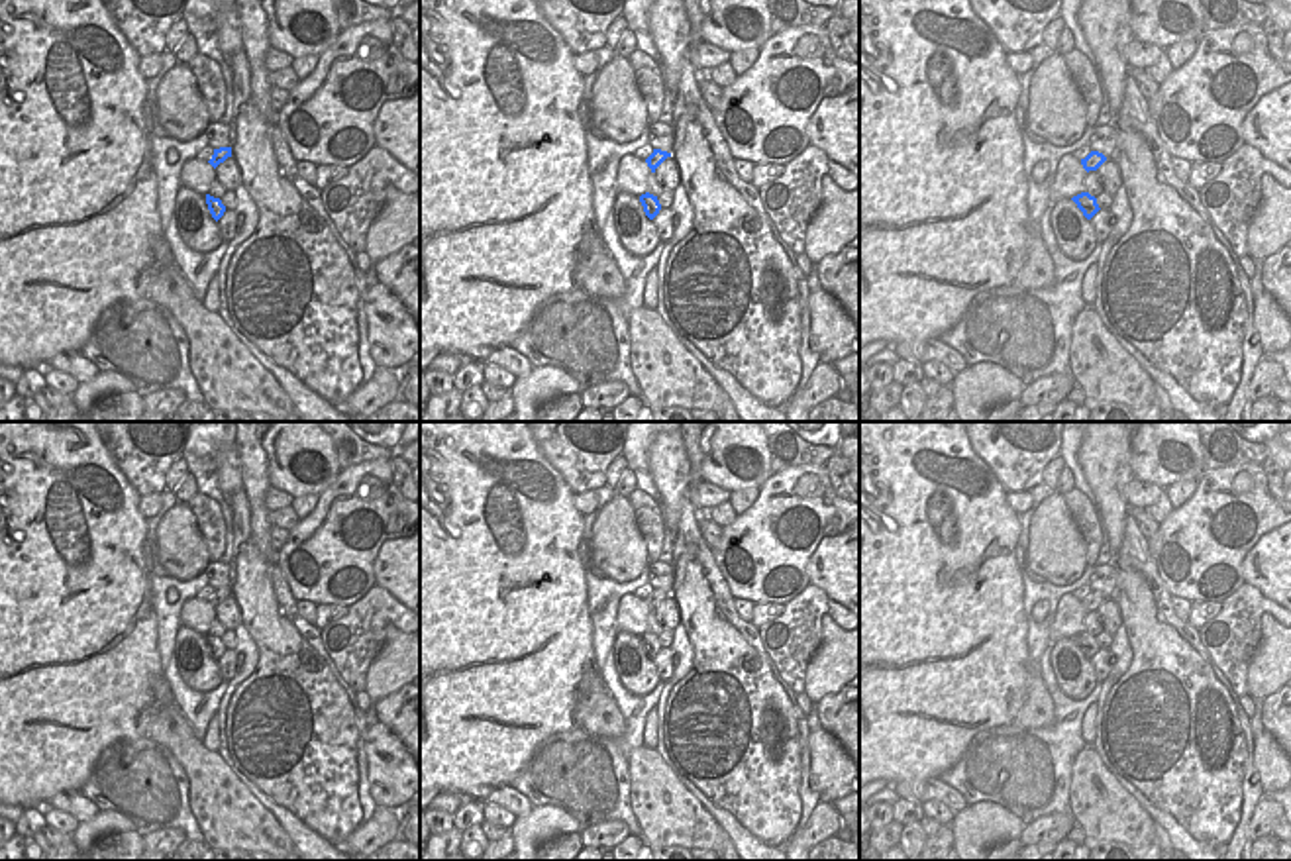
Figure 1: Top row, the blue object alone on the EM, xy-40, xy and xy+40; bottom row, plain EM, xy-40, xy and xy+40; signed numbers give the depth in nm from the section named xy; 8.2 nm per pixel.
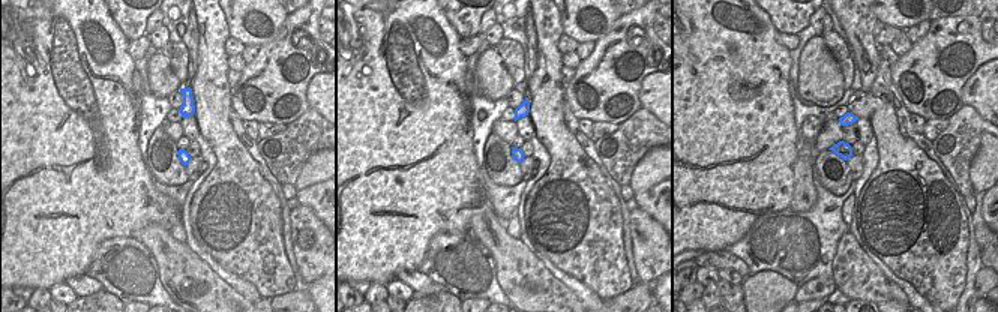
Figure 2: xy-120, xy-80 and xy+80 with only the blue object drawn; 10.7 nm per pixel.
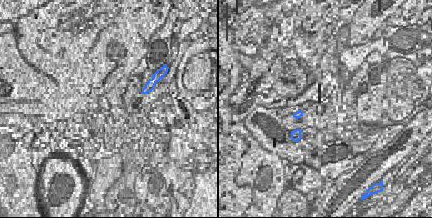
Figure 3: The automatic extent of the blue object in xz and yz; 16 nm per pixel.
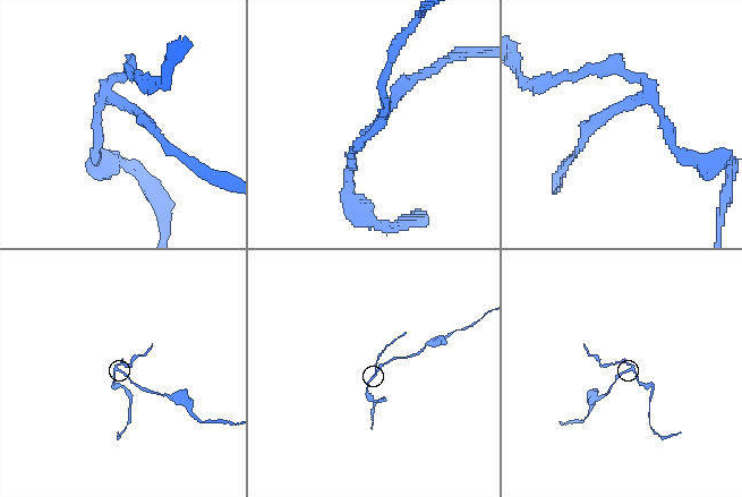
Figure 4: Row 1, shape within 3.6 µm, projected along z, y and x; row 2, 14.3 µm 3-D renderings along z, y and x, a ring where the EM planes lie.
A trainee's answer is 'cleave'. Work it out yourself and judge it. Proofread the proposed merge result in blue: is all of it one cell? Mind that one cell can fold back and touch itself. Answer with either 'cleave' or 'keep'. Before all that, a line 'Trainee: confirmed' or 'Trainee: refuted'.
Trainee: confirmed
cleave

